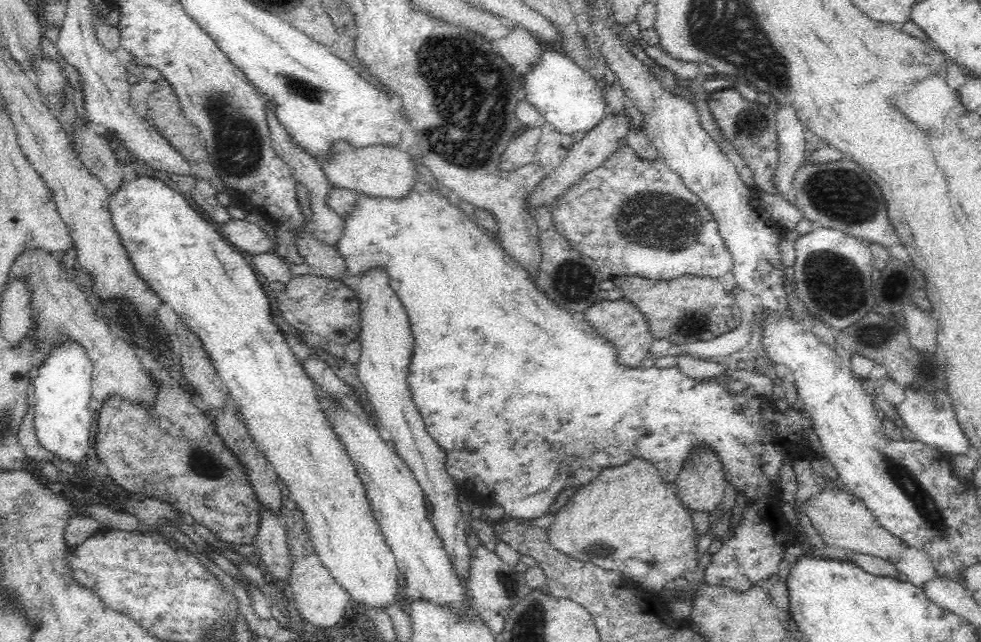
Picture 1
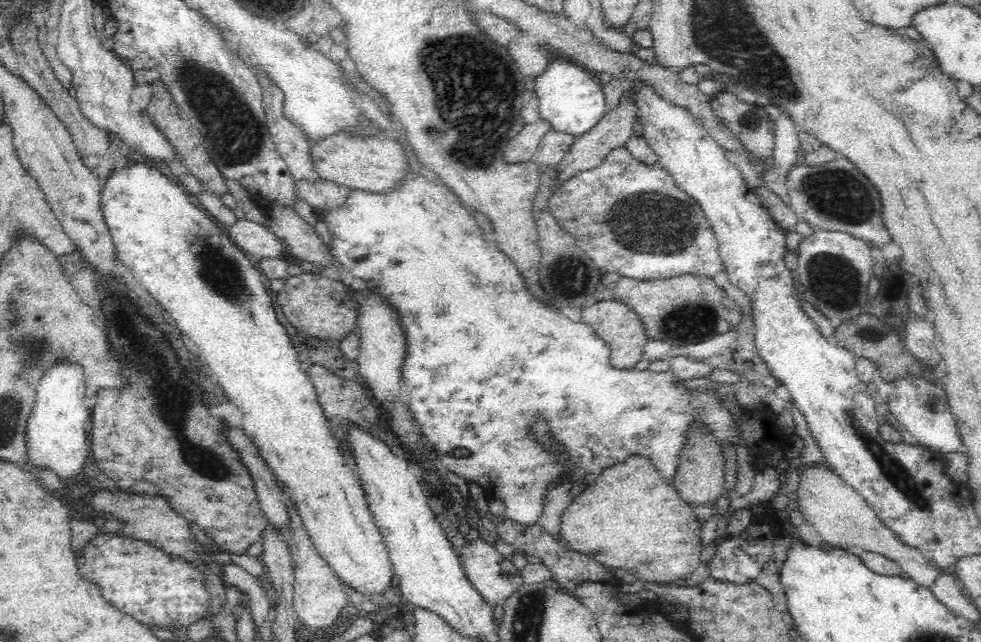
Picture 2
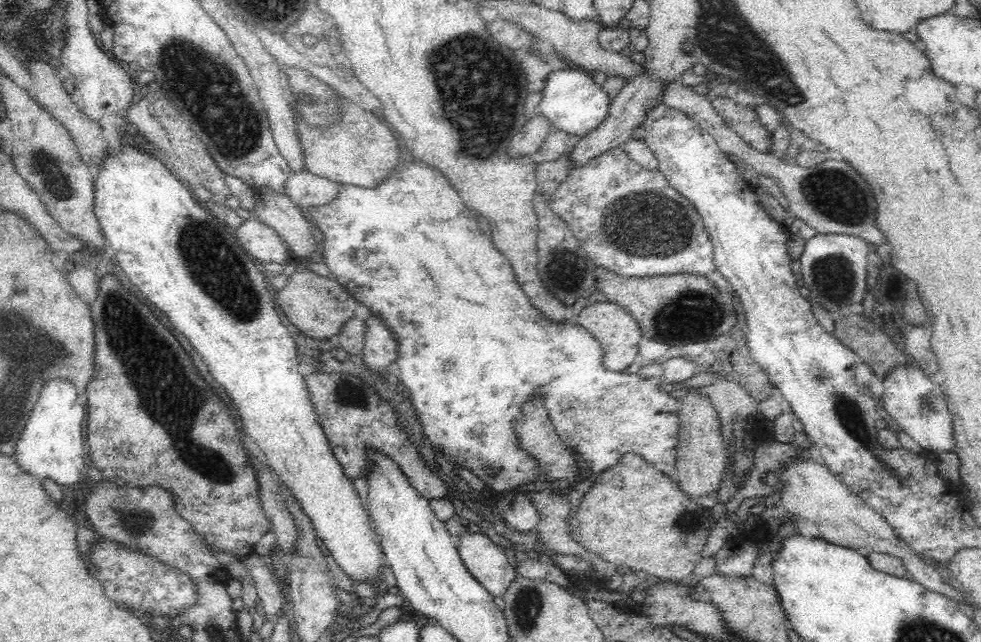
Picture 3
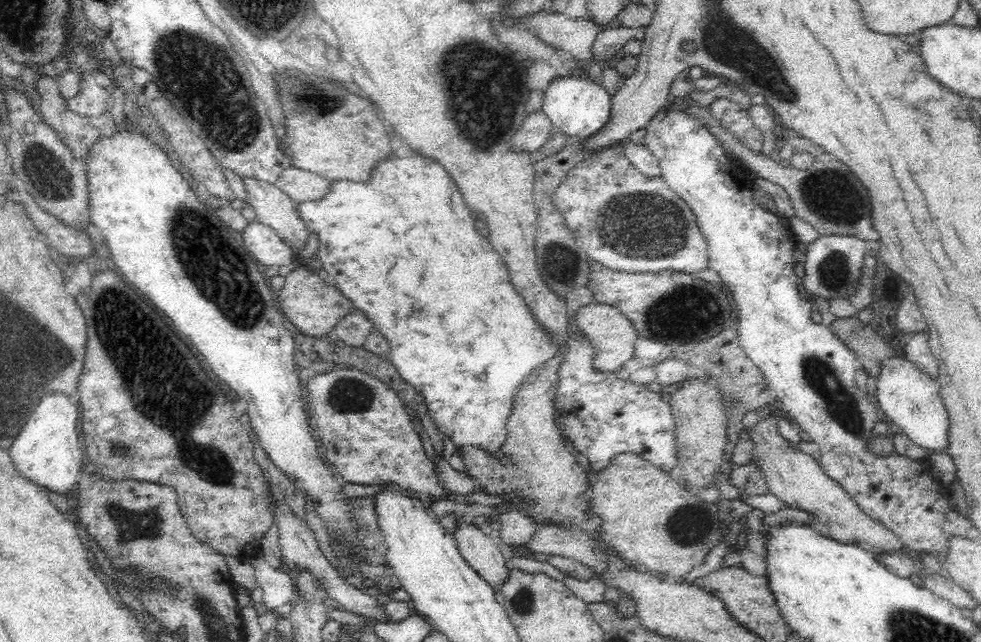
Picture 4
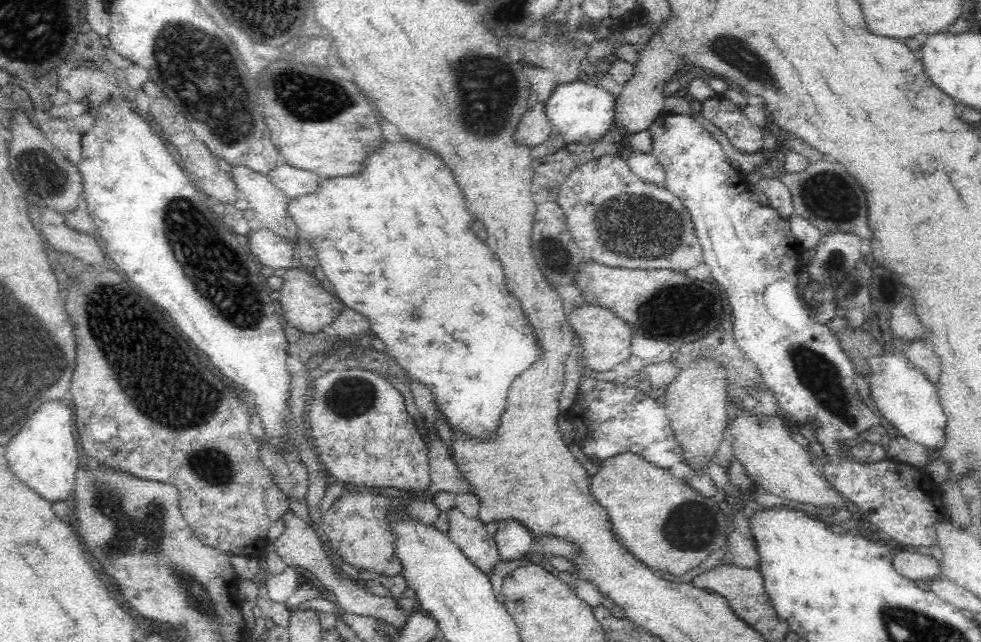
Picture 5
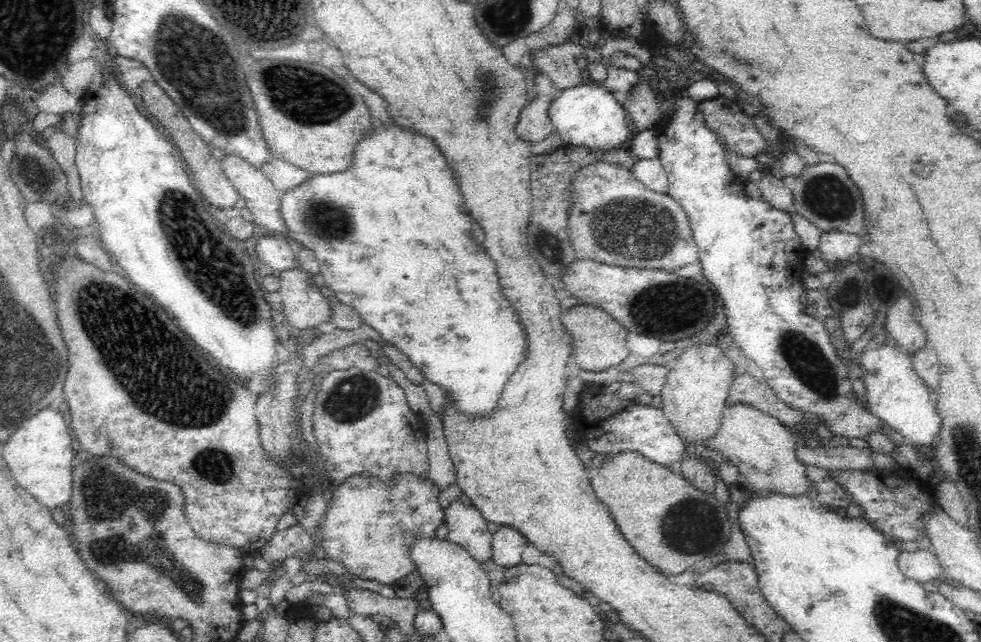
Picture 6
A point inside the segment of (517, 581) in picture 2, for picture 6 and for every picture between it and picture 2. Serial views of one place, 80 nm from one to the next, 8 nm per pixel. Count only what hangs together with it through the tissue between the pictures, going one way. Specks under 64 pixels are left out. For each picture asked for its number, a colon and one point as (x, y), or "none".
3: (485, 561)
4: (482, 554)
5: (471, 536)
6: (468, 528)

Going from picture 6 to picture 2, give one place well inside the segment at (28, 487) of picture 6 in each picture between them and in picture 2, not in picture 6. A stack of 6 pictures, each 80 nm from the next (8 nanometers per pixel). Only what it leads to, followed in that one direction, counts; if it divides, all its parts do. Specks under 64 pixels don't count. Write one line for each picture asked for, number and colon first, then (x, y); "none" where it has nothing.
2: (56, 429)
3: (51, 445)
4: (47, 451)
5: (43, 455)

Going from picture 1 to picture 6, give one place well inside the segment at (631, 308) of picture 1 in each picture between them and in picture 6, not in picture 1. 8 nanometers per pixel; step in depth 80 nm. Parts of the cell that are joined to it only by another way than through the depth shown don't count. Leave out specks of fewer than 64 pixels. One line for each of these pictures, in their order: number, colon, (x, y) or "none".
2: (617, 324)
3: (618, 332)
4: (613, 335)
5: (605, 338)
6: (599, 342)

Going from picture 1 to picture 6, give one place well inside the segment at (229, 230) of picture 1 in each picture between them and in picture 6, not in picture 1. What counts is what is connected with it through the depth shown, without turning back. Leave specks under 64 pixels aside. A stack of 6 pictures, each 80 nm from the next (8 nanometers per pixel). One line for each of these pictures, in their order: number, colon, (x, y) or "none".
2: (251, 237)
3: (260, 241)
4: (263, 242)
5: (271, 250)
6: (279, 253)

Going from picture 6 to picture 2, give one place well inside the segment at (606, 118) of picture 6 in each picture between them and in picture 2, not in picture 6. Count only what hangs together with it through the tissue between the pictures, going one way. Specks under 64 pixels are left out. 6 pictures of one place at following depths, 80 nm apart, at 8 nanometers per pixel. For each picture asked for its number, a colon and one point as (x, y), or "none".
2: (569, 99)
3: (574, 104)
4: (575, 106)
5: (581, 112)

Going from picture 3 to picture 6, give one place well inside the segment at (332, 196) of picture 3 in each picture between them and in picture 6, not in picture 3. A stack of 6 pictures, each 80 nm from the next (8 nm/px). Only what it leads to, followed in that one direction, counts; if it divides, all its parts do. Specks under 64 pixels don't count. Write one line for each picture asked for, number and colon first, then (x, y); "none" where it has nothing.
4: (300, 185)
5: (293, 182)
6: (285, 177)

